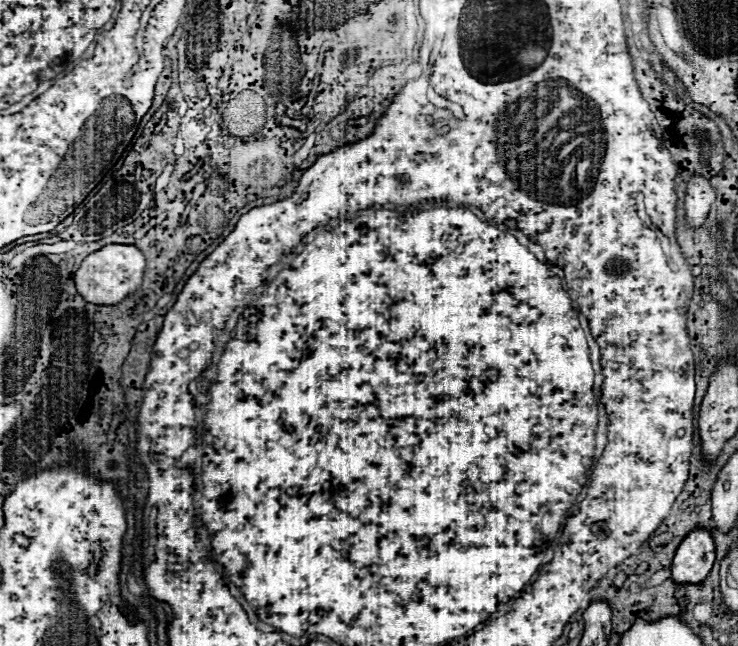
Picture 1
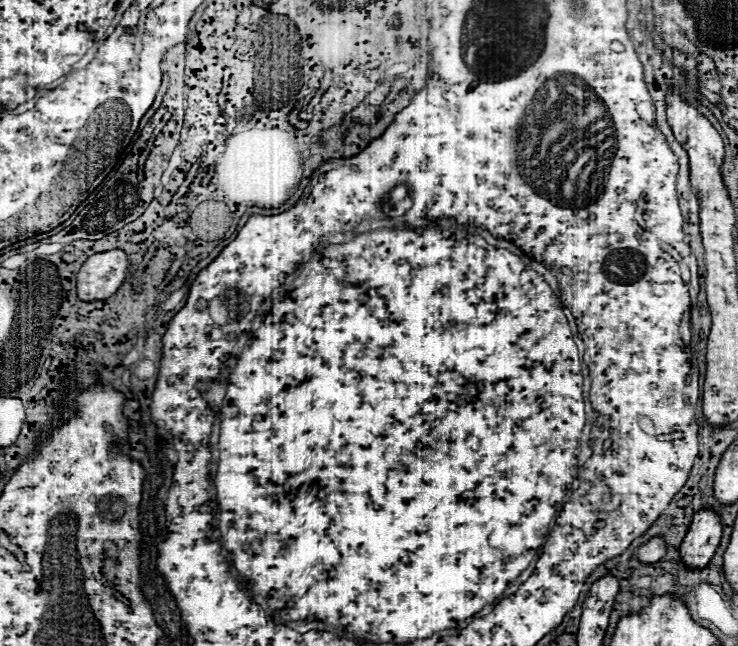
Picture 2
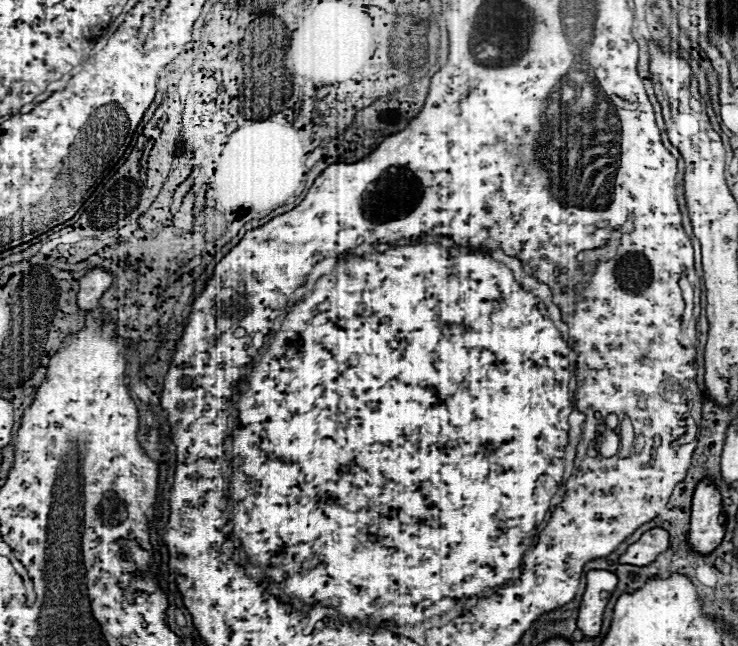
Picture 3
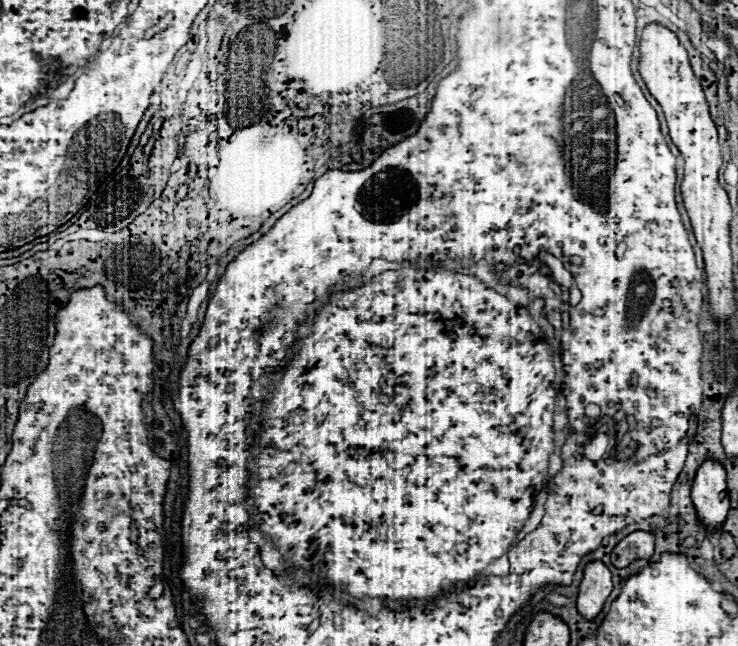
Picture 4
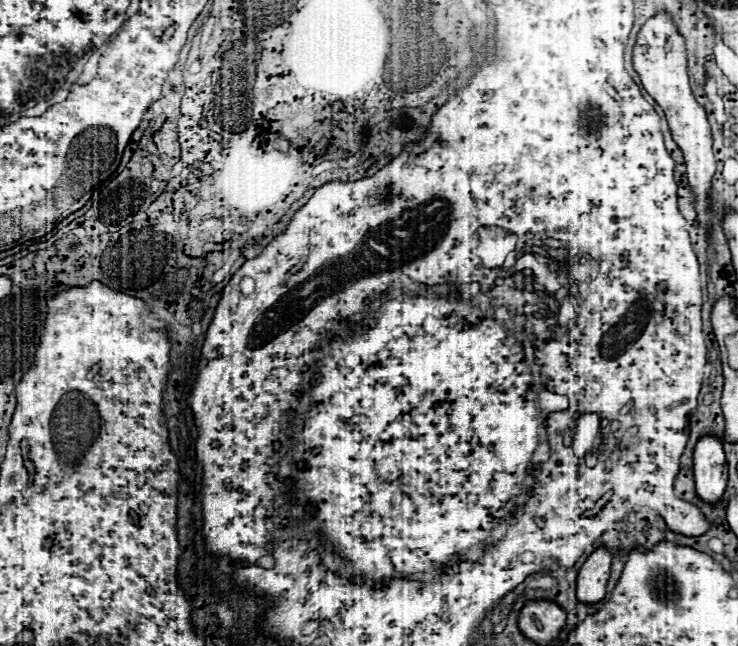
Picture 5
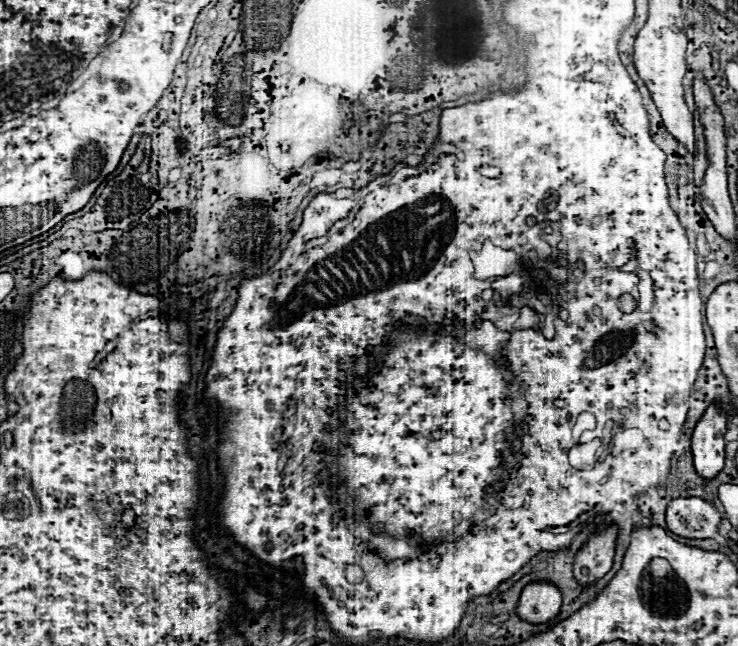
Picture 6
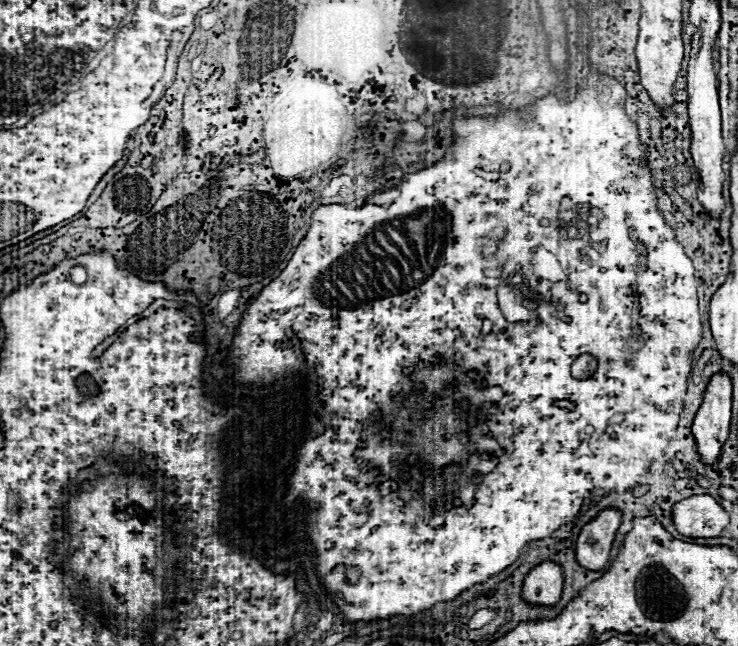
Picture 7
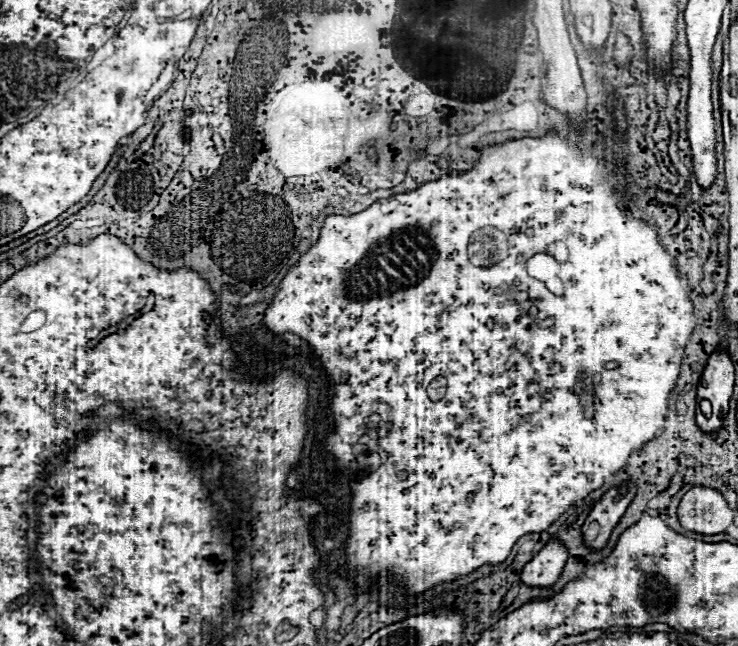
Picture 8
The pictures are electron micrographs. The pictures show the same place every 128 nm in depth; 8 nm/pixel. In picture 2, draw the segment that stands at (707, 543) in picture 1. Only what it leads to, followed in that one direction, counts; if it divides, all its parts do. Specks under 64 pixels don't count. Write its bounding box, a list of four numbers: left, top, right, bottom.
[680,508,722,568]

